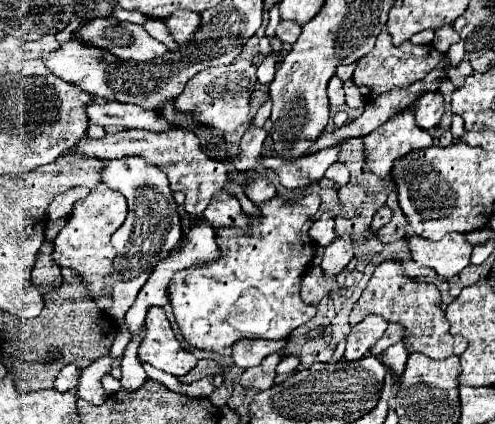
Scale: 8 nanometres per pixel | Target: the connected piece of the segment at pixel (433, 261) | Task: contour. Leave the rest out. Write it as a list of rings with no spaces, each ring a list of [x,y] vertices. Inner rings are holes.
[[[449,233],[441,241],[421,239],[417,235],[409,237],[411,255],[417,265],[425,265],[435,269],[441,277],[451,279],[459,271],[469,265],[471,257],[471,243],[467,243],[465,235]]]

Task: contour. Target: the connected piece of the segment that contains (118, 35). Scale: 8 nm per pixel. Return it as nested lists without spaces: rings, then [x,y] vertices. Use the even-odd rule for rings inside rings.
[[[95,17],[81,25],[77,41],[107,49],[125,61],[151,61],[167,53],[167,47],[153,39],[141,25],[121,23],[115,17]]]

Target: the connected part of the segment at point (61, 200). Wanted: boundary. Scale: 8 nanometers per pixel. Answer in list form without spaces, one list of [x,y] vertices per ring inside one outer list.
[[[73,187],[61,195],[57,195],[51,205],[47,207],[47,219],[55,221],[55,219],[61,219],[61,217],[69,217],[71,211],[73,211],[73,205],[75,201],[83,199],[89,195],[89,189],[87,187]]]

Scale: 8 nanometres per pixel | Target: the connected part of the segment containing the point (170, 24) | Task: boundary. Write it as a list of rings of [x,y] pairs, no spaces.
[[[179,9],[175,11],[173,15],[165,17],[163,23],[167,25],[171,37],[177,41],[177,43],[187,43],[193,35],[193,31],[197,31],[199,23],[201,23],[201,17],[189,9]]]

